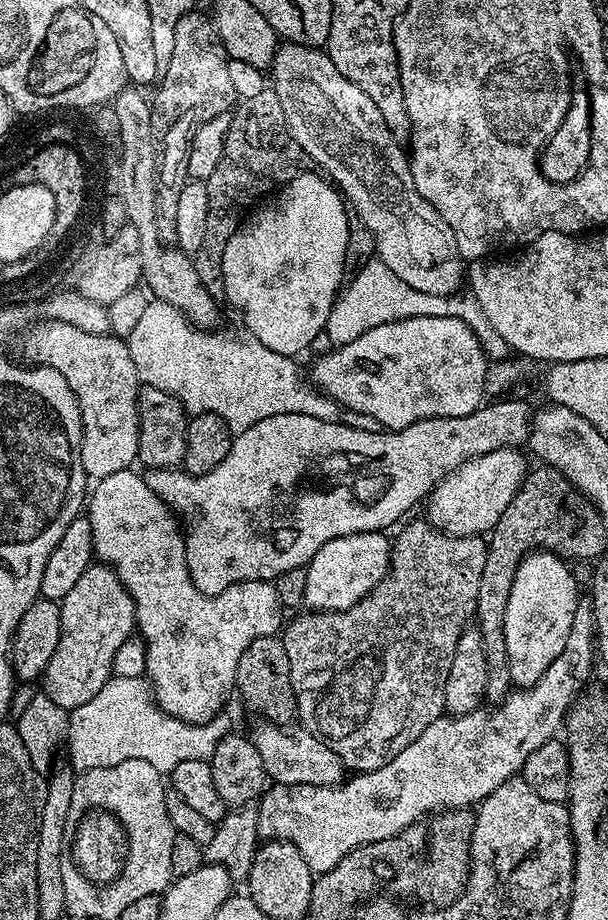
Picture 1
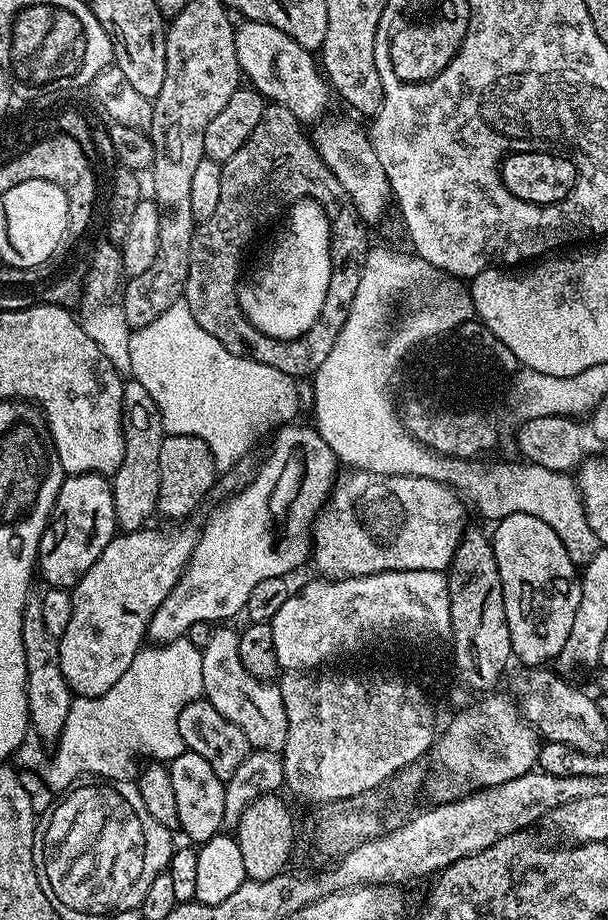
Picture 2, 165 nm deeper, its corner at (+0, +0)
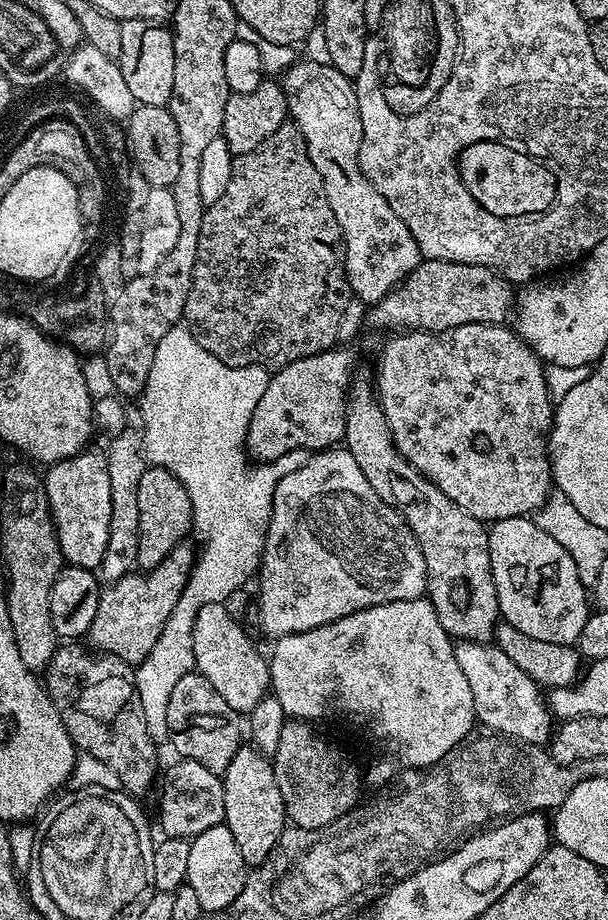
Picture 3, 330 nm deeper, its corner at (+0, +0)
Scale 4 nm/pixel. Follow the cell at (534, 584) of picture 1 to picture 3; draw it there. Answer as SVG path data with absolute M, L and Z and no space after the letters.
M528 516L495 521L488 528L488 553L501 617L522 634L538 638L538 642L575 645L590 615L590 596L578 578L574 558L570 558L570 554L566 554L566 550Z

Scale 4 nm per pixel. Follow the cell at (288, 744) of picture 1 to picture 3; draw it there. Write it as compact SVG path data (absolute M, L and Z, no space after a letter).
M226 603L207 604L198 610L198 618L194 622L194 658L196 659L195 671L201 676L205 676L210 682L210 686L214 686L214 690L218 690L218 694L222 694L222 698L226 702L226 706L230 706L238 714L250 714L254 710L254 706L258 706L258 702L262 702L262 698L269 695L270 692L270 664L258 649L252 645L250 637L244 633L245 625L239 620L230 618L229 611L226 610Z

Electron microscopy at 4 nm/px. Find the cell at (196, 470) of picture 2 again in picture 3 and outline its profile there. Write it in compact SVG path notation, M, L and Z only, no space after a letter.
M155 466L145 467L142 474L142 482L138 482L138 554L136 555L137 565L141 569L147 570L157 568L174 550L177 544L185 539L184 536L189 531L193 531L192 523L192 503L190 494L186 494L186 486L170 470Z

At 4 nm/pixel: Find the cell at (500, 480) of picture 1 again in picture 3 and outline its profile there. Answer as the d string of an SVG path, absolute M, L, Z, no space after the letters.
M333 446L327 450L317 451L309 460L305 459L300 468L294 474L286 474L276 484L272 491L272 513L268 523L268 533L264 539L264 552L260 556L258 569L258 581L260 580L260 624L264 632L271 638L298 634L306 630L314 630L318 626L326 626L338 618L346 618L358 610L366 610L370 606L382 606L386 602L402 602L403 600L421 599L428 591L428 579L426 578L426 560L422 558L422 550L400 513L392 505L388 504L374 492L374 486L366 482L366 474L354 462L354 458L343 446Z

